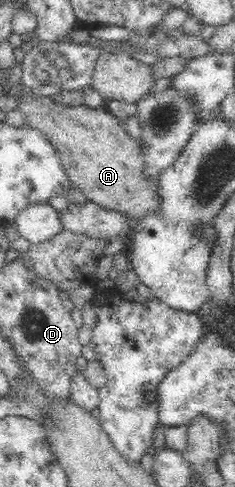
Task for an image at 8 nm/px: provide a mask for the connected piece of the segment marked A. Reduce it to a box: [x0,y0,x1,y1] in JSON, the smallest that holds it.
[17,92,163,221]

